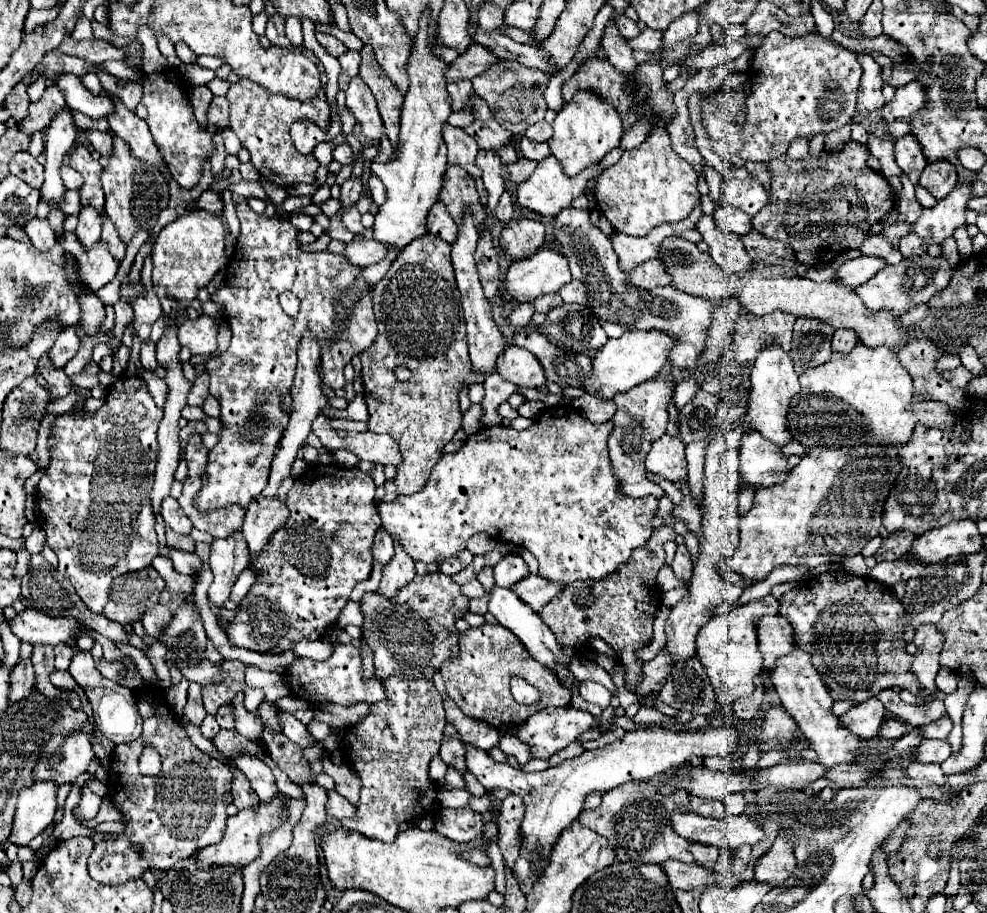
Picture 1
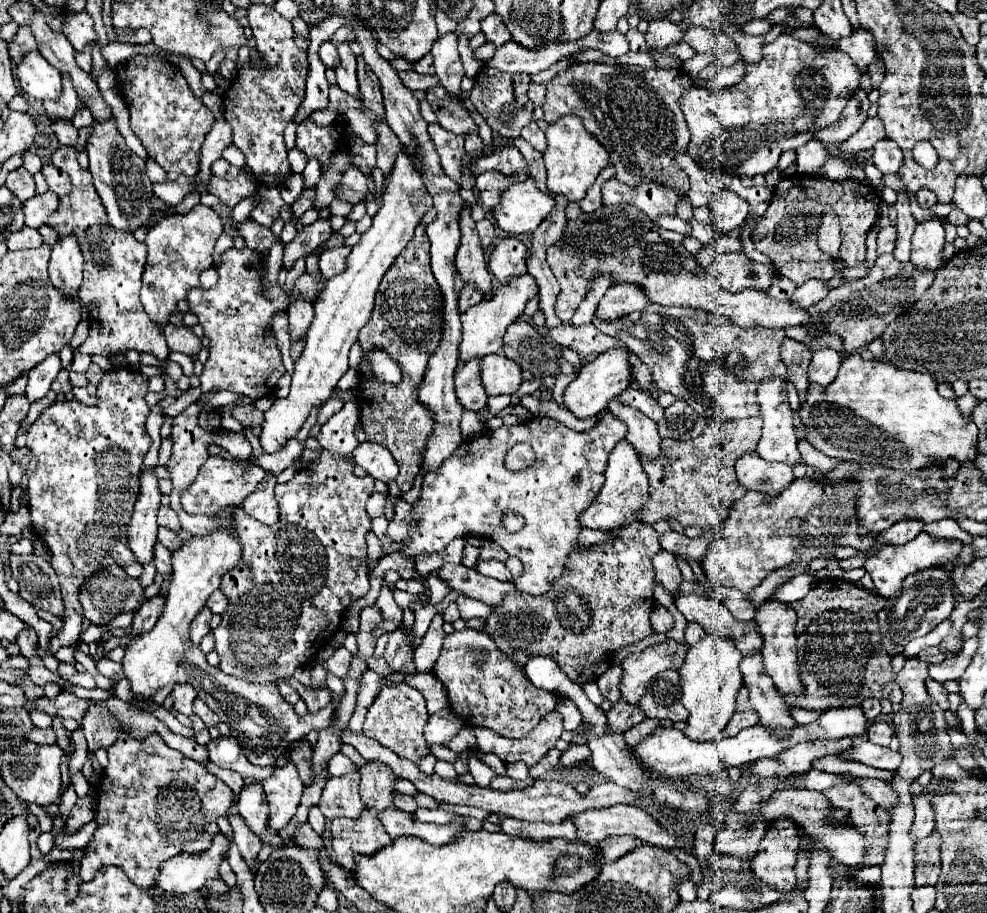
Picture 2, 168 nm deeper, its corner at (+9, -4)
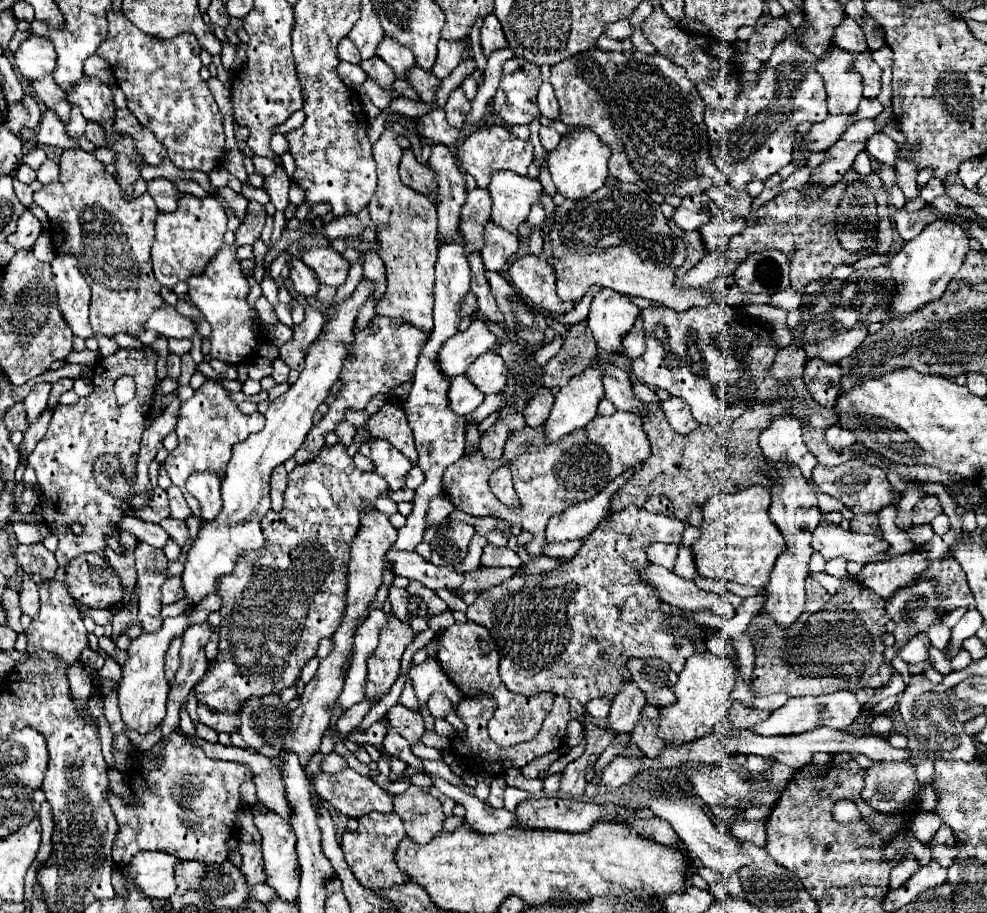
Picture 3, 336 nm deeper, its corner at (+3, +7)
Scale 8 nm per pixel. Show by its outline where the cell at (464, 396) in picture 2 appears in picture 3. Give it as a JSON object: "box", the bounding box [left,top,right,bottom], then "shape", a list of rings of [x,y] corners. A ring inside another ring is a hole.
{"box":[449,374,483,416],"shape":[[[467,374],[463,376],[455,376],[451,380],[451,388],[449,388],[449,406],[451,410],[455,410],[459,416],[467,416],[471,414],[481,402],[483,402],[483,392],[479,392],[477,388],[473,388],[471,380],[467,380]]]}

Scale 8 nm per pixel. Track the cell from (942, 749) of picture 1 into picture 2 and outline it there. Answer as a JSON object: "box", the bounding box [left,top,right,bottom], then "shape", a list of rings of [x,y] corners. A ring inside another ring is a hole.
{"box":[843,739,901,771],"shape":[[[867,739],[857,741],[849,751],[843,751],[843,759],[871,765],[875,769],[887,769],[887,771],[895,771],[895,767],[899,767],[901,763],[899,751],[891,751],[889,747],[869,743]]]}

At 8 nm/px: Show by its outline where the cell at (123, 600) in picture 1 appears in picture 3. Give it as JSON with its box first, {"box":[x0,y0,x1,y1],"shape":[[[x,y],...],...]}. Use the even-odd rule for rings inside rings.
{"box":[65,552,123,608],"shape":[[[99,552],[73,558],[67,564],[65,584],[71,596],[89,608],[115,608],[123,602],[121,578]]]}

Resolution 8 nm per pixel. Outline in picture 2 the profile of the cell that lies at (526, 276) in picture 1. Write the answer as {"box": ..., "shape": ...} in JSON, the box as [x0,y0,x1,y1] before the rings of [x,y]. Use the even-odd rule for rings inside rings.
{"box":[459,273,537,363],"shape":[[[527,273],[517,279],[511,279],[509,285],[501,285],[501,289],[489,297],[487,301],[481,301],[473,305],[467,313],[461,315],[463,323],[463,335],[459,343],[459,361],[469,363],[475,357],[485,357],[489,353],[499,353],[503,347],[503,333],[505,329],[523,313],[525,303],[537,293],[537,281]]]}

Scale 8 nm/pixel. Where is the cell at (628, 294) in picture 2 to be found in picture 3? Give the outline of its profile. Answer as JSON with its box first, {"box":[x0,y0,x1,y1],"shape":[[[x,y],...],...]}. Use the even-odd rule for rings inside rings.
{"box":[589,288,639,352],"shape":[[[603,288],[593,296],[591,308],[589,308],[589,330],[593,332],[597,346],[603,352],[623,352],[621,336],[625,336],[631,326],[635,324],[635,318],[639,314],[639,308],[633,304],[629,296],[623,296],[621,292],[615,292],[611,288]]]}

